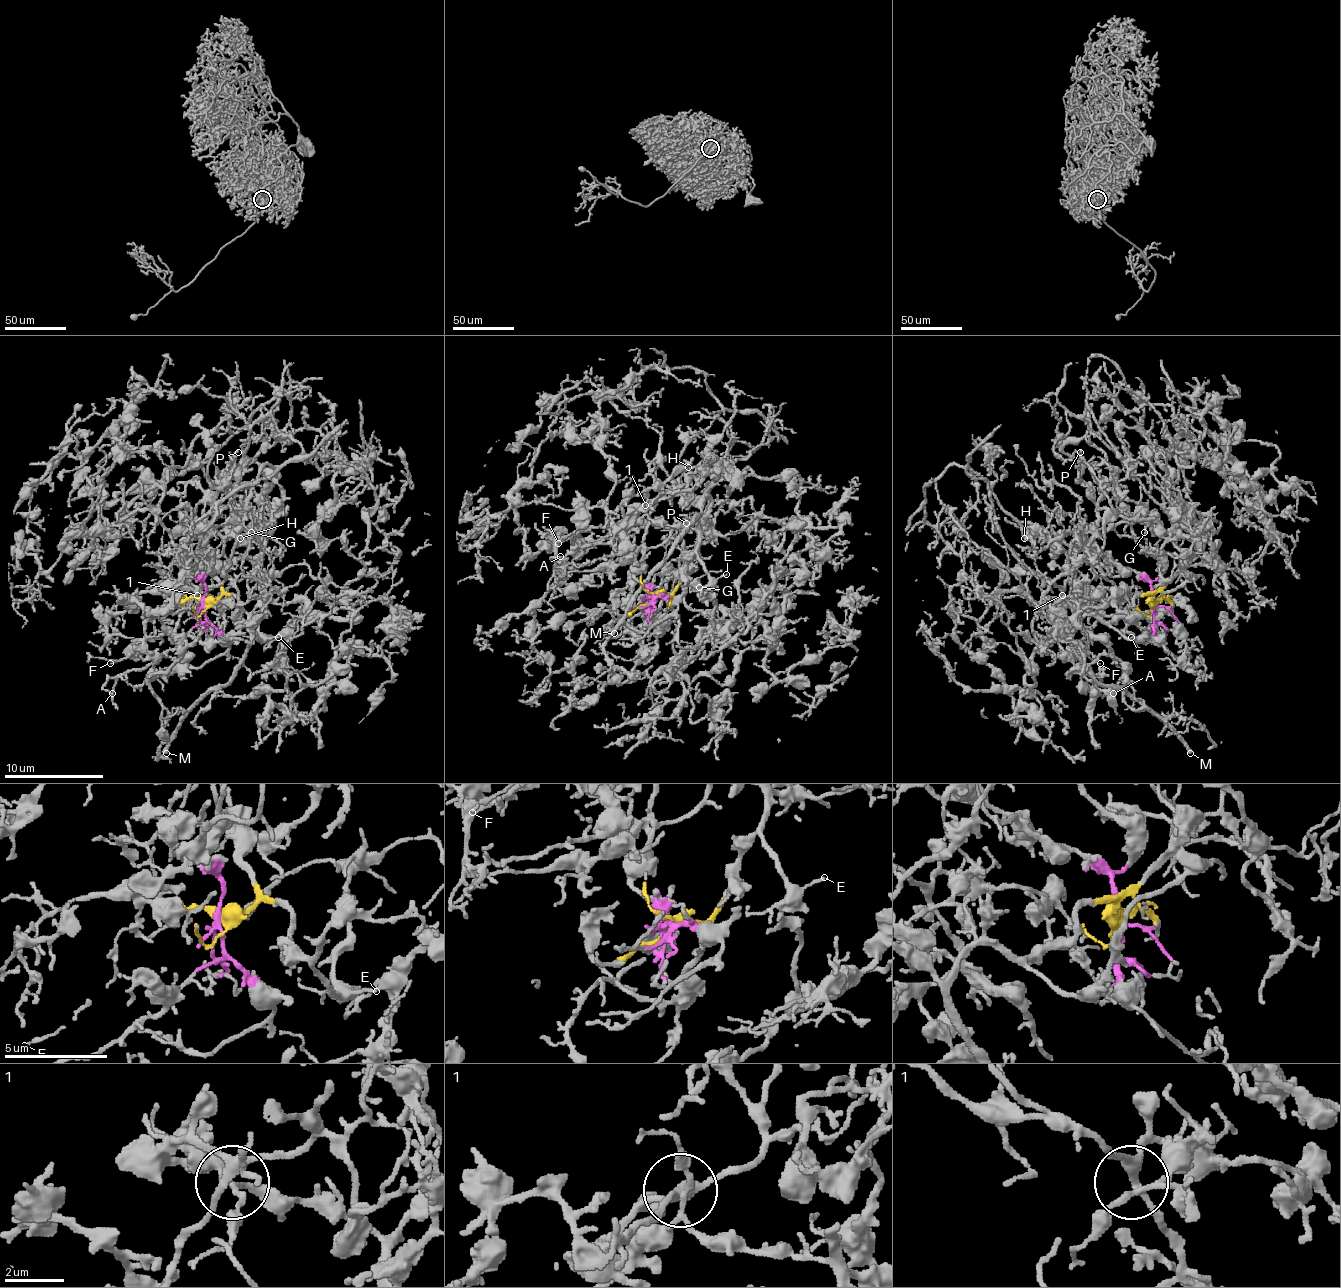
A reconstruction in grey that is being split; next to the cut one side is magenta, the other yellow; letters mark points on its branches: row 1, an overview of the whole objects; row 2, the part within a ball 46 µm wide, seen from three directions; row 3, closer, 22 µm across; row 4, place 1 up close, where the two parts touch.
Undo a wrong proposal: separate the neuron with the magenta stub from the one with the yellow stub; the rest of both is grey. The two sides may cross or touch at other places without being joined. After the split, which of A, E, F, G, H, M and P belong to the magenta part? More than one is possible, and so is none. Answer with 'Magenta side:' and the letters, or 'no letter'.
Magenta side: A, F, H, P

